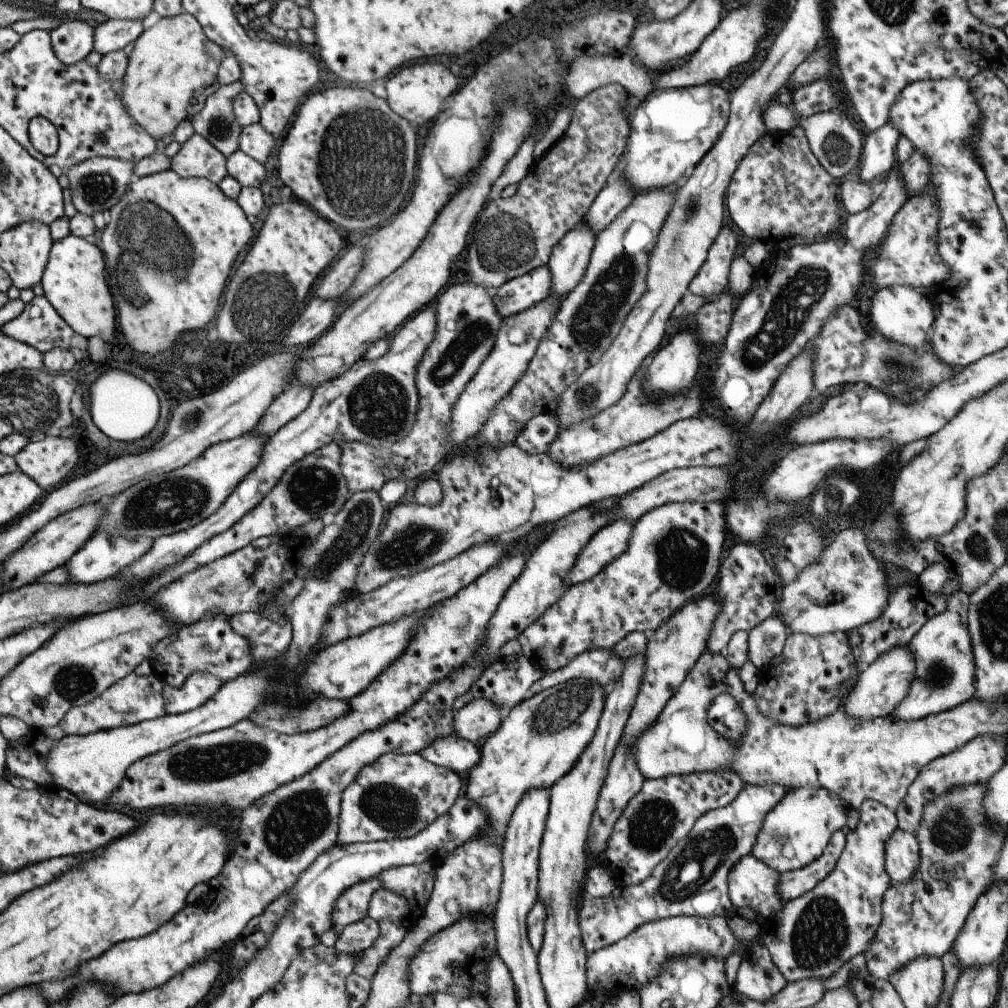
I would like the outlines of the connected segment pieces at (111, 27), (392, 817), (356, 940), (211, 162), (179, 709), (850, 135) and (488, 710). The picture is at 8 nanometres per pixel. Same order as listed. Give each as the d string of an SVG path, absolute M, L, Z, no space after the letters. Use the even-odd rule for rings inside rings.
M123 19L104 21L93 28L92 51L101 56L121 51L126 44L133 42L142 30L141 21Z
M419 753L382 754L371 764L361 768L353 782L341 793L338 831L334 844L342 847L349 843L368 843L412 837L449 810L455 799L461 796L463 783L462 776L451 769L431 764Z
M365 916L357 922L345 925L333 947L343 954L359 955L374 943L377 935L377 923Z
M197 133L180 144L179 151L170 158L170 168L181 178L203 177L217 184L227 175L226 158Z
M208 672L190 674L179 687L161 684L163 708L167 715L178 715L206 703L222 685Z
M829 109L809 116L796 116L796 126L802 128L811 152L834 179L857 170L863 140L859 131L838 110Z
M475 699L468 702L465 706L456 708L453 717L453 730L459 738L468 740L472 743L477 743L479 738L488 737L494 730L497 730L499 723L503 718L501 714L505 714L503 710L485 699Z

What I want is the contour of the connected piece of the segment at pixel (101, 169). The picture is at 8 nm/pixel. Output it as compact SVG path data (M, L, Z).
M91 157L66 172L72 204L77 212L93 216L96 211L109 210L125 194L127 186L137 178L133 172L134 163L111 157Z

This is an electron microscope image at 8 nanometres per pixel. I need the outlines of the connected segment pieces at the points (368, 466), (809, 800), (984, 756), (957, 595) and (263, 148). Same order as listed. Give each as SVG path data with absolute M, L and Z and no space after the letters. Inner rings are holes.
M463 283L448 286L439 298L435 298L435 336L415 371L418 407L412 429L395 446L376 449L359 441L342 442L339 464L349 492L378 491L391 479L401 479L412 485L451 452L448 426L453 405L491 352L503 319L495 310L491 296L489 288Z
M823 787L789 789L779 802L763 815L750 853L778 873L800 869L823 852L833 832L845 830L848 809L849 806L844 800Z
M977 735L948 755L934 758L918 772L916 779L907 787L899 806L896 806L894 810L896 828L913 833L927 801L955 785L989 780L990 776L993 776L1004 762L1005 740L1002 735Z
M955 591L946 600L946 607L909 639L907 646L915 663L914 679L907 696L892 711L892 717L902 721L917 720L955 708L974 696L974 656L966 629L967 613L967 594Z
M259 123L242 127L240 130L238 150L259 164L263 165L267 160L273 144L275 144L273 137Z

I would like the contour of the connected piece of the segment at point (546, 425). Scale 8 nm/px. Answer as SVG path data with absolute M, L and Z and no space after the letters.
M555 410L534 414L514 436L514 443L530 455L545 453L548 444L558 433L558 424Z

